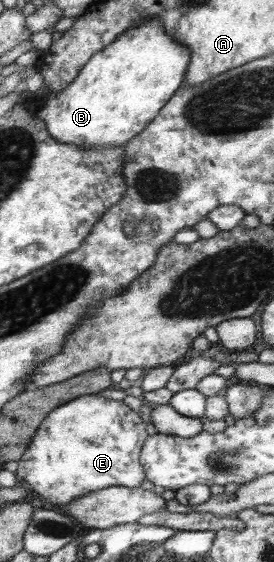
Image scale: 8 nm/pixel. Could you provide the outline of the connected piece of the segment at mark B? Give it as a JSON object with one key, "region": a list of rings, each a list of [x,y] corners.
{"region":[[[154,16],[144,24],[128,30],[113,44],[94,54],[91,61],[80,70],[79,77],[73,85],[69,85],[55,96],[52,93],[44,96],[44,105],[38,114],[41,121],[45,122],[51,137],[65,145],[77,145],[86,151],[95,151],[99,147],[125,147],[152,125],[169,100],[172,100],[184,86],[190,62],[189,47],[171,38],[162,20]]]}

